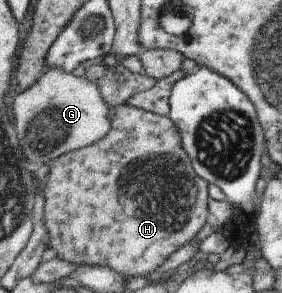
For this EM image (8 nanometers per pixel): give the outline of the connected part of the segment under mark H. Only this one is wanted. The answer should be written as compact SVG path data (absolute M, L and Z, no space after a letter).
M129 102L120 107L113 107L112 118L113 129L106 135L106 138L86 148L63 154L50 164L51 171L45 180L47 182L47 187L45 188L45 213L47 226L51 234L51 246L56 250L58 257L78 266L102 265L112 267L127 277L147 277L158 266L162 266L166 258L176 252L180 246L184 246L184 244L188 244L190 240L194 239L196 234L202 230L204 224L211 220L207 207L209 184L203 178L200 178L197 171L193 169L192 159L184 149L184 144L181 142L180 129L173 119L167 115L157 115L151 111L145 111L140 106L130 105Z

